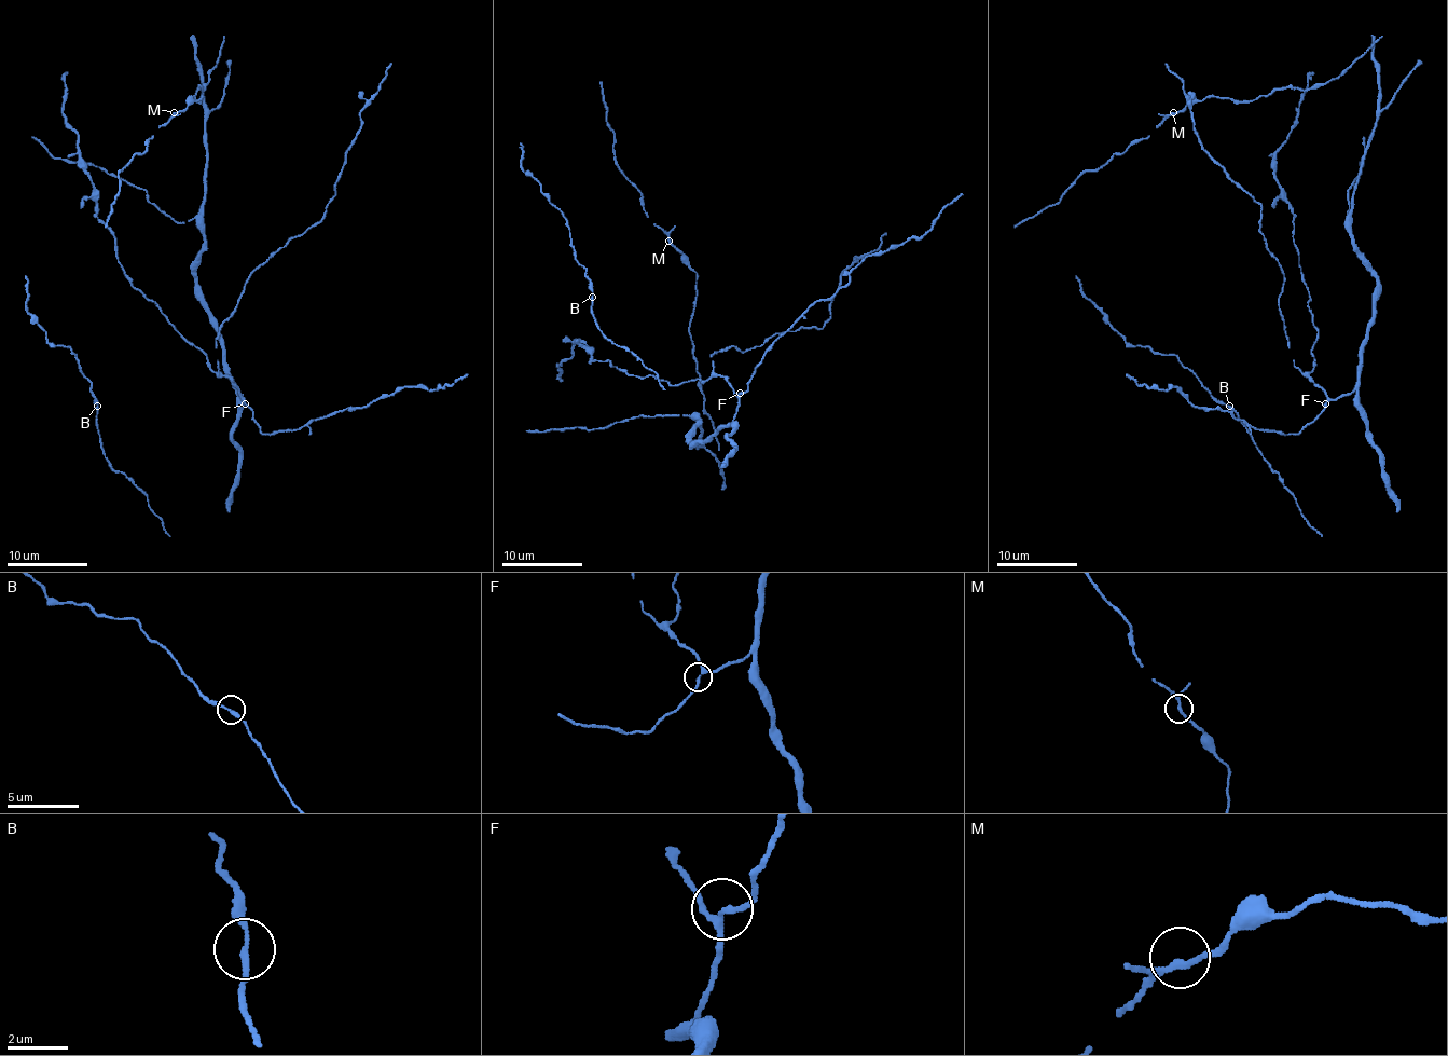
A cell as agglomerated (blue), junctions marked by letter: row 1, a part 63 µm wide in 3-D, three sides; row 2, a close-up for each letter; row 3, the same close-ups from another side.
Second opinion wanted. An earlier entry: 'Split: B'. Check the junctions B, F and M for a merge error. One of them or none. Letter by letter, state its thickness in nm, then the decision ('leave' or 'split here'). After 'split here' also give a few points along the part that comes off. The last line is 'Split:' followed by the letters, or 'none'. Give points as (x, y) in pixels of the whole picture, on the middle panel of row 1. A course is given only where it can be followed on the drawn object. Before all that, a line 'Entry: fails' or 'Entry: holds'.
Entry: fails
B: calibre 180 nm; leave
F: calibre 180 nm; leave
M: calibre 160 nm; leave
Split: none

